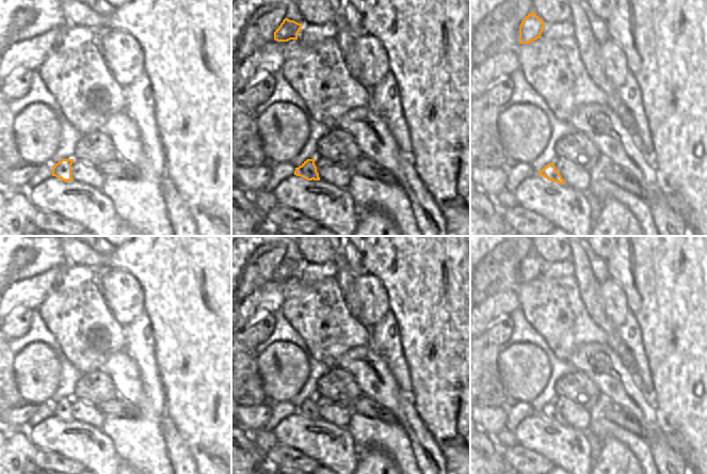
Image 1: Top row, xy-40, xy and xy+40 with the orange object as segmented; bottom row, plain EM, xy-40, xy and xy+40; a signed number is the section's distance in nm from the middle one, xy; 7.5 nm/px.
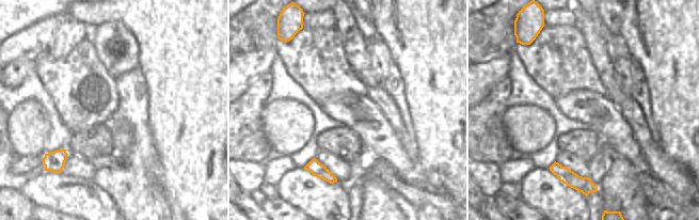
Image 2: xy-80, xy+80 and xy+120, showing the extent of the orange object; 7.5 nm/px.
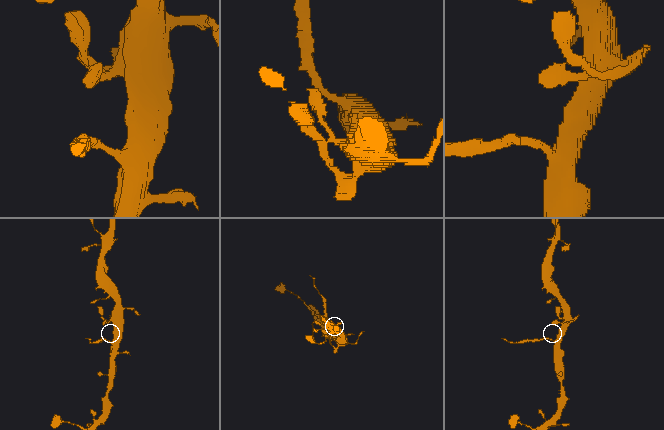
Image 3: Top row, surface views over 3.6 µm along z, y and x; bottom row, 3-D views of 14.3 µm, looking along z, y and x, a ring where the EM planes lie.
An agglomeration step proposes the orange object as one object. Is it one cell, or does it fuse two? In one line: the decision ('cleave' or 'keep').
cleave

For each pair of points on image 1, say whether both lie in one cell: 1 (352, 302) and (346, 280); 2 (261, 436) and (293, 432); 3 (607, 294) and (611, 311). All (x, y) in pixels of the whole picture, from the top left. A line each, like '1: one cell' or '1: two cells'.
1: one cell
2: two cells
3: one cell

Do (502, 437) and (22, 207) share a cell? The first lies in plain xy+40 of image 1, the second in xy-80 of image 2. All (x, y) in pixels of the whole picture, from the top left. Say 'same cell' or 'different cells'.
same cell

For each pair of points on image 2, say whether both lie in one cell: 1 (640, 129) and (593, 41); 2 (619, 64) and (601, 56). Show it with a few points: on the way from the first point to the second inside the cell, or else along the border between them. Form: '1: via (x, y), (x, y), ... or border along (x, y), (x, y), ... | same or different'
1: via (628, 107), (614, 93), (603, 63) | same
2: border along (613, 57), (613, 71), (618, 85) | different

